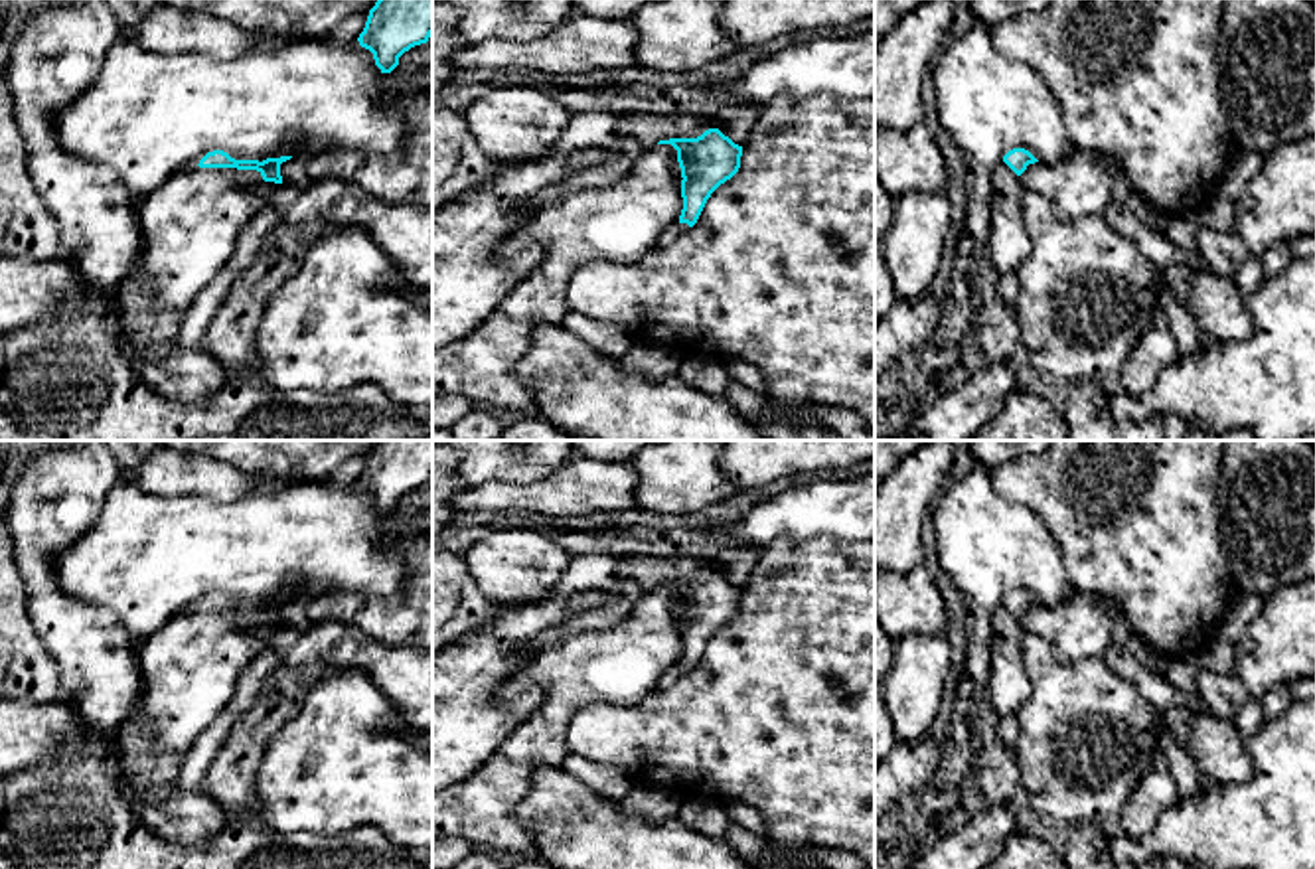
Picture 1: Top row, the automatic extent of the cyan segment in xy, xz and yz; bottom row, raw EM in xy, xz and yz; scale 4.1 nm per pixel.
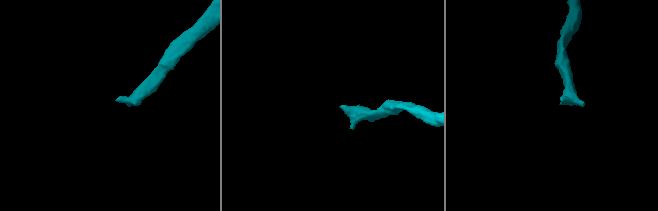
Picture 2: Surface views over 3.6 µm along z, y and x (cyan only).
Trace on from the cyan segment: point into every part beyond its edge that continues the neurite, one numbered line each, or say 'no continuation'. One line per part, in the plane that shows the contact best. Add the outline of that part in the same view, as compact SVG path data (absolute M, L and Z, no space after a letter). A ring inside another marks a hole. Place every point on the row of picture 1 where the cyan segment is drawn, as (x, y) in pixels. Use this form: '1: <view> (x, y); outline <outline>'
1: xy (190, 226); outline M199 168L182 172L142 198L142 261L115 290L120 352L130 365L166 359L193 298L217 276L235 251L239 231L265 205L257 170Z

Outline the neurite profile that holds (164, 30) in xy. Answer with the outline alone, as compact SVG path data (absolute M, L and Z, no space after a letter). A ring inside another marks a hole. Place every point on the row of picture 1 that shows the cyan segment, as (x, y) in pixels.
M158 4L130 28L128 40L146 51L162 55L201 53L217 59L233 59L253 45L282 45L298 38L247 32L209 12L178 10L164 4Z

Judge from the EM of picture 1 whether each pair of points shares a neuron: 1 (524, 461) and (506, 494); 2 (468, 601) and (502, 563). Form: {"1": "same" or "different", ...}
{"1": "different", "2": "different"}

